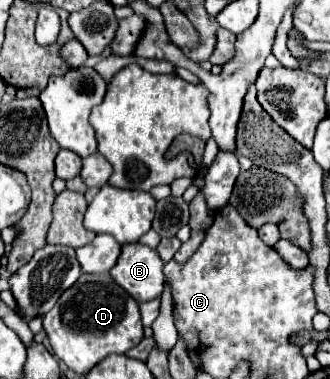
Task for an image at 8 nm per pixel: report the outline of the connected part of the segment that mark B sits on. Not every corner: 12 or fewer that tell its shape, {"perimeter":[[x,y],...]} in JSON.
{"perimeter":[[141,243],[123,245],[111,277],[137,303],[163,291],[163,261]]}

